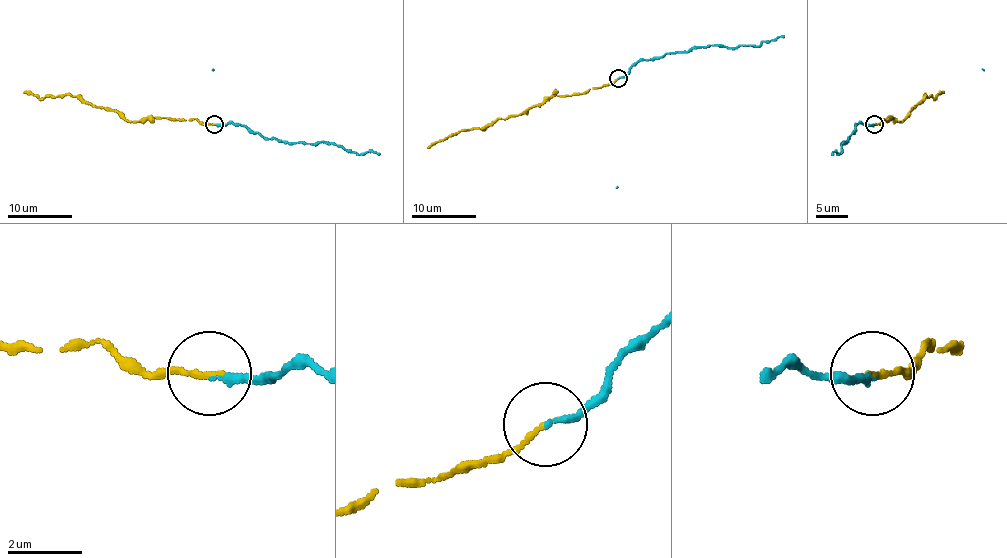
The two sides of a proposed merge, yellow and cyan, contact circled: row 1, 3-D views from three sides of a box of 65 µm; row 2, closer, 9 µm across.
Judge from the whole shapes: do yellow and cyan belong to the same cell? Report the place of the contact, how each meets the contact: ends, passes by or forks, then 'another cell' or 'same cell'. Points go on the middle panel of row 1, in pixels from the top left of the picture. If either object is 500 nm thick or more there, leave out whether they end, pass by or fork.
(618, 78) | yellow ends | cyan ends | same cell

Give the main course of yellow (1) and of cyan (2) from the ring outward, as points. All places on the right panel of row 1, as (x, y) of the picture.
1: (873, 124), (891, 117), (902, 120), (925, 95), (933, 98), (944, 91)
2: (873, 125), (857, 124), (848, 141), (843, 141), (841, 152), (837, 154), (835, 151), (833, 154)

